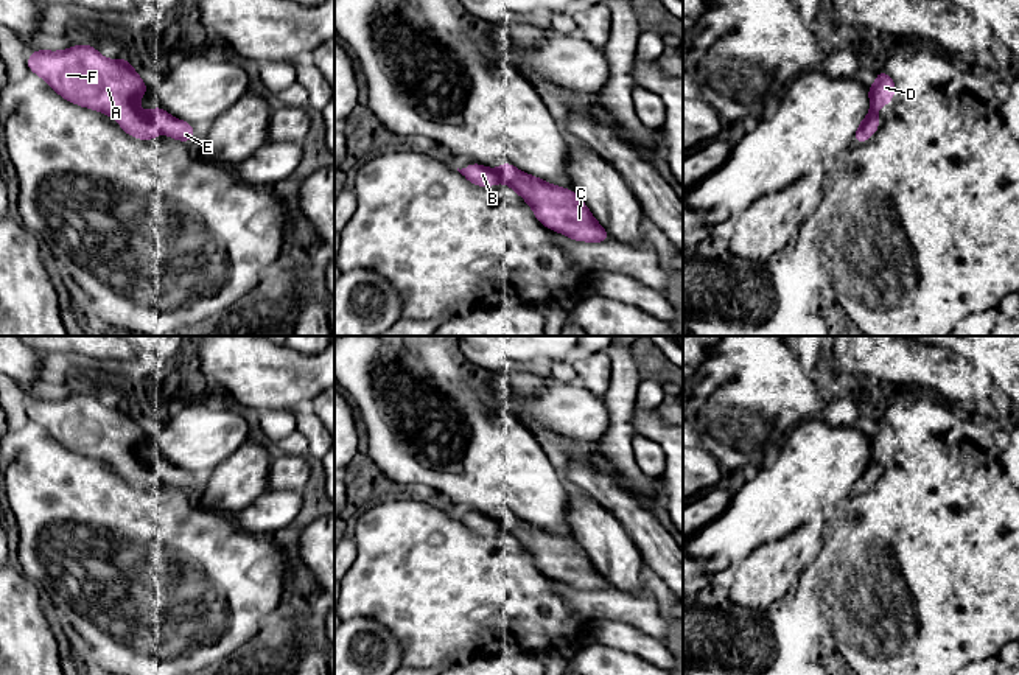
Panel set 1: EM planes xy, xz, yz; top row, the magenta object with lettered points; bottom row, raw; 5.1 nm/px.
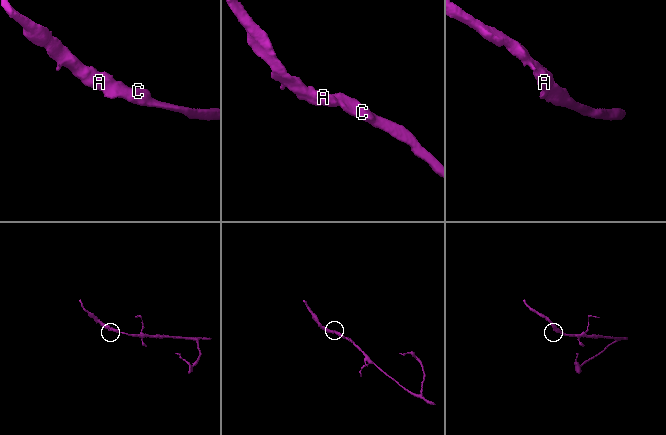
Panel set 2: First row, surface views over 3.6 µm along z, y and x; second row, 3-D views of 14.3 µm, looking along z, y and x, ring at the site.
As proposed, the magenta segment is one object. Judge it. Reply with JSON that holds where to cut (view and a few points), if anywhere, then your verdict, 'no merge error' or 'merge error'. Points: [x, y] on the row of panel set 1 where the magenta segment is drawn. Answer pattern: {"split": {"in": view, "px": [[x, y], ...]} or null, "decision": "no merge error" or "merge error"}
{"split": null, "decision": "no merge error"}

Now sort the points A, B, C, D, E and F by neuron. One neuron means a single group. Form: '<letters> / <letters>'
A B C D E F

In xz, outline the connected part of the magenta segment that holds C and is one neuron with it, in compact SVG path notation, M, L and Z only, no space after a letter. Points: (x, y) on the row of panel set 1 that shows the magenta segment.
M476 162L457 171L478 187L493 187L499 180L507 184L532 207L535 218L552 232L560 232L576 241L611 240L583 201L569 188L529 176L509 162L502 162L496 171Z

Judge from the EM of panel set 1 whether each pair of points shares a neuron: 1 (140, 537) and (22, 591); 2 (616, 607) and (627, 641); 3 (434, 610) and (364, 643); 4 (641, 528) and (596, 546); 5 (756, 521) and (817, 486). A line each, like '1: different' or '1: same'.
1: different
2: different
3: different
4: different
5: same

